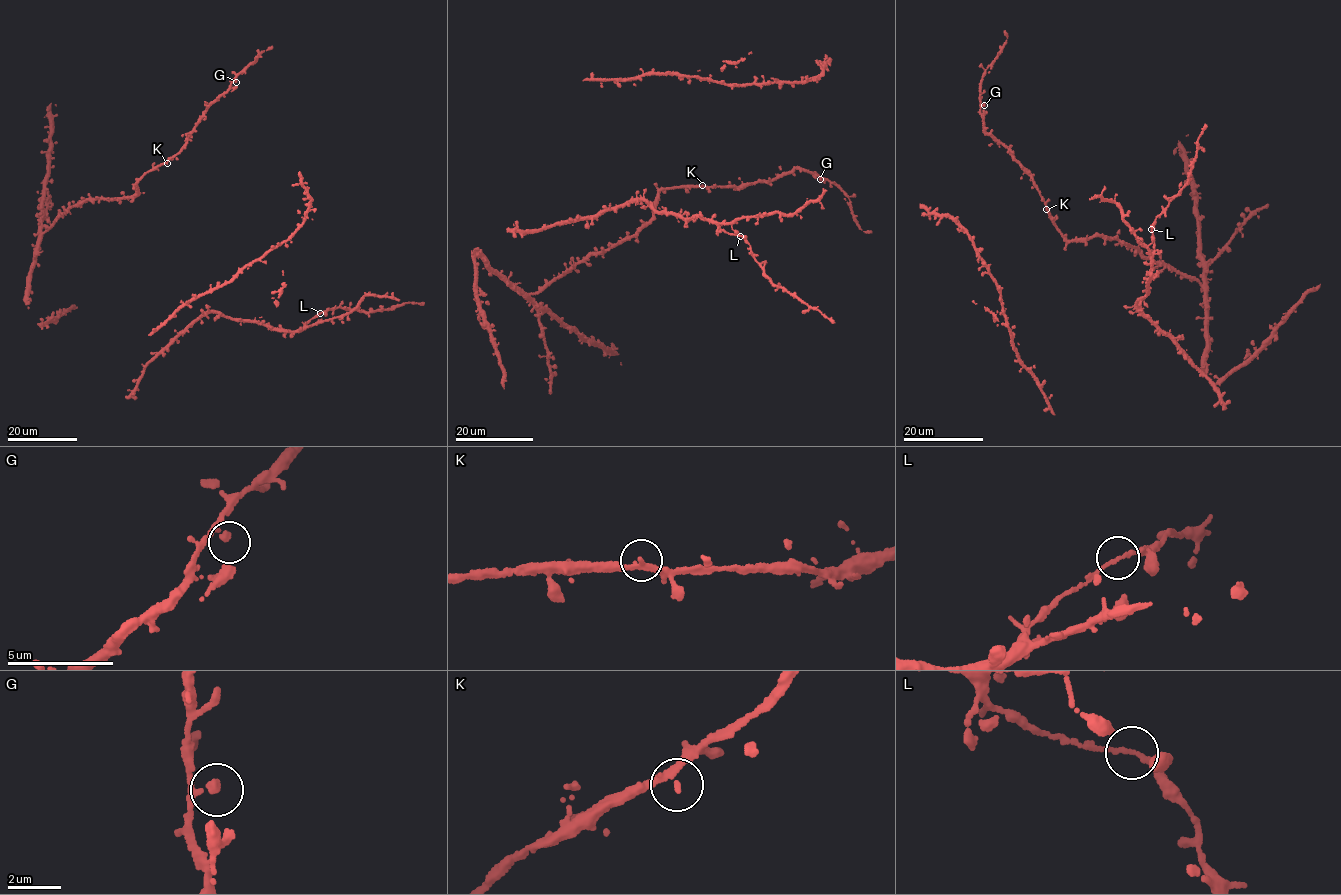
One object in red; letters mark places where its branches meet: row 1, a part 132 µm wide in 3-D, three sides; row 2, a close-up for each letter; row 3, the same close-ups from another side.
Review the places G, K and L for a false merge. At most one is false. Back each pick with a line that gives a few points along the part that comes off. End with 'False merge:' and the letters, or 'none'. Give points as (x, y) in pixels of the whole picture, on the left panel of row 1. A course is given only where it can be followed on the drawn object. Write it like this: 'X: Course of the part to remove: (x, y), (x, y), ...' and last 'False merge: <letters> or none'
False merge: none

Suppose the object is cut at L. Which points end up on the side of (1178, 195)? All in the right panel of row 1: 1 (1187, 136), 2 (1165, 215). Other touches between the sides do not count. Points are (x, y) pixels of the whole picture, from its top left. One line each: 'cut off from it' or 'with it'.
1: cut off from it
2: with it

